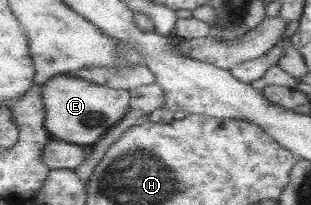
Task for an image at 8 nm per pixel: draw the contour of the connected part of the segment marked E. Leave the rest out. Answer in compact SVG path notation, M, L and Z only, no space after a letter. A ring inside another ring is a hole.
M59 74L42 83L40 89L44 111L44 128L51 139L61 140L78 146L95 143L129 109L129 94L124 89L103 87L96 83Z

